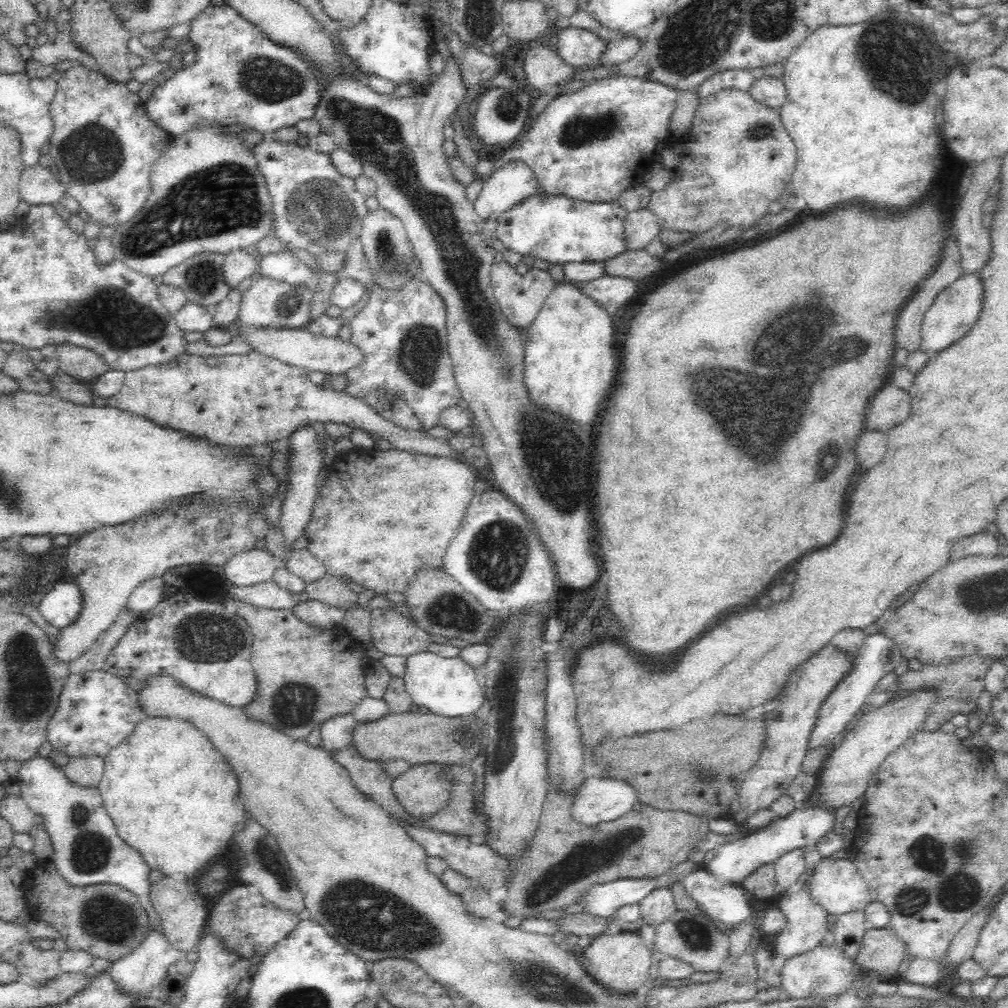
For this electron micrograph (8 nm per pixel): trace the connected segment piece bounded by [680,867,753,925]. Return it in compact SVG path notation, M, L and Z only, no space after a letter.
M704 867L690 872L680 885L694 906L724 924L733 925L753 915L742 886L719 884Z

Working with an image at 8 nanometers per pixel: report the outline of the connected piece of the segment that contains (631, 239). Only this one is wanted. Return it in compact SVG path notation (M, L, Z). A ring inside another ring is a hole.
M647 206L628 211L624 220L628 250L644 249L660 230L656 215Z

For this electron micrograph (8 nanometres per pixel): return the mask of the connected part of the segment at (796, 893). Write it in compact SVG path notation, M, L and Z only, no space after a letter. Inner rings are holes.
M799 886L791 893L783 894L778 902L778 907L786 913L788 922L780 933L764 937L763 942L771 956L780 956L780 958L794 958L804 952L812 950L821 945L824 935L830 932L830 924L827 921L828 912L821 906L818 906L806 893L806 887Z

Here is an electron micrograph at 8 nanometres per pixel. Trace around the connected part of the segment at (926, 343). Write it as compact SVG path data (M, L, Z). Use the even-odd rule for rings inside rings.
M965 273L954 283L949 284L926 312L921 325L921 340L919 348L929 355L935 355L944 350L953 341L964 337L972 325L978 320L984 303L984 286L978 274Z

